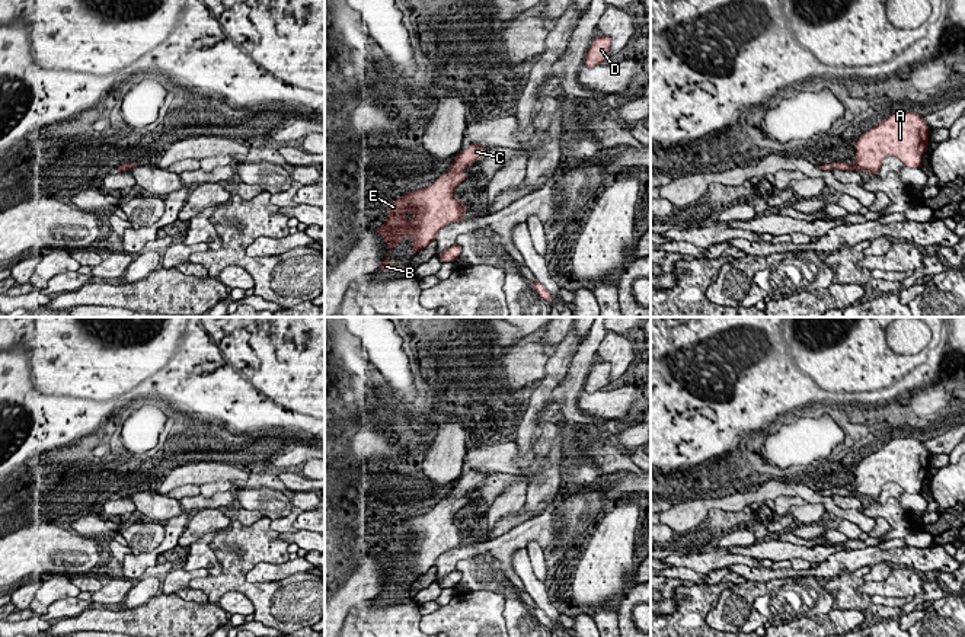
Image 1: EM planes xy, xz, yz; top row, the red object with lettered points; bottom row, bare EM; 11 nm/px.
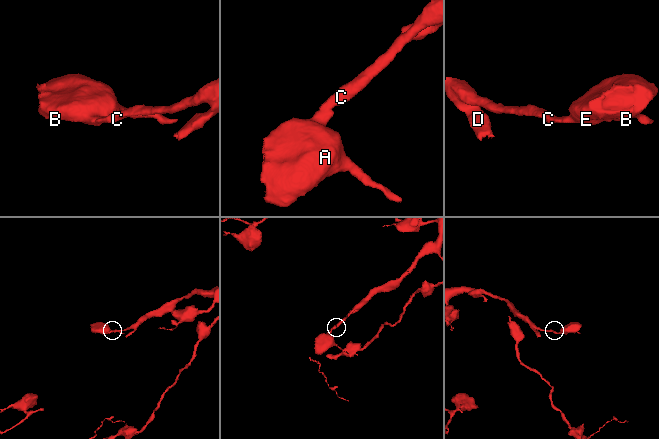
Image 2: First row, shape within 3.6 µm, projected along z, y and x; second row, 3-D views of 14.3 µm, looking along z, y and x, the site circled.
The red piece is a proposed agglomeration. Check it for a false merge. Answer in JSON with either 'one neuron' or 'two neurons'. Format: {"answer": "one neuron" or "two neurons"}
{"answer": "one neuron"}

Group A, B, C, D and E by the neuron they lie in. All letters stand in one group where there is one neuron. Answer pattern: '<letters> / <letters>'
A B C D E

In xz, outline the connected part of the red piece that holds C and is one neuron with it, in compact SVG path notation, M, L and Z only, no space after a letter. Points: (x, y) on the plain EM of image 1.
M470 470L461 476L456 486L450 490L450 496L441 500L431 512L406 518L399 525L392 526L386 535L389 537L383 551L374 554L380 558L390 574L389 582L383 586L378 596L399 599L397 590L390 590L392 574L397 572L403 563L412 563L413 580L425 574L431 567L437 567L437 558L450 548L460 548L466 532L463 525L454 524L454 515L466 505L463 497L467 492L474 490L485 480L485 473Z

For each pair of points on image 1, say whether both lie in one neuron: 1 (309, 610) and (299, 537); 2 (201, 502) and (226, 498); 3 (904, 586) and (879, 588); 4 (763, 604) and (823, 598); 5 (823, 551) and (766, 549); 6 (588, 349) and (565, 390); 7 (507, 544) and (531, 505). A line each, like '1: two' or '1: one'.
1: two
2: one
3: one
4: one
5: one
6: one
7: two

